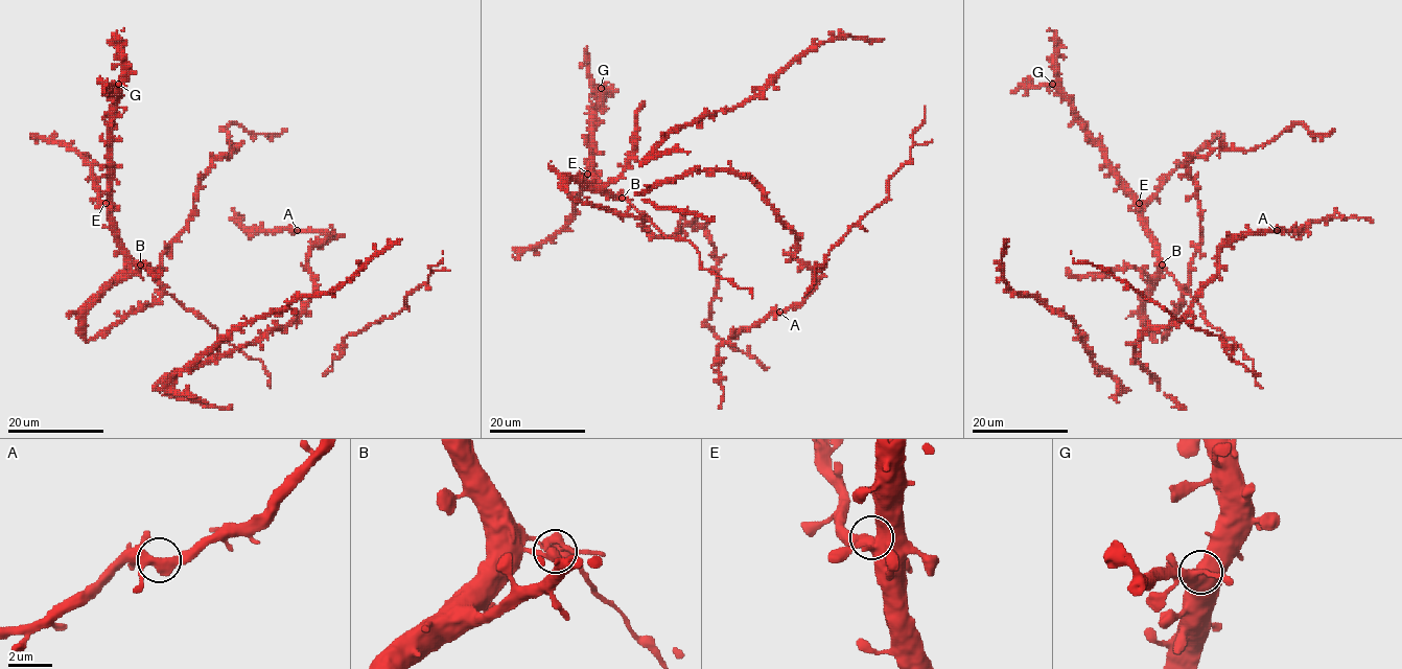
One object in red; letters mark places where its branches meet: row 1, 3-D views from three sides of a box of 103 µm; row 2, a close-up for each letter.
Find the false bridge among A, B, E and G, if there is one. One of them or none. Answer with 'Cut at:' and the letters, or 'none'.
Cut at: B

